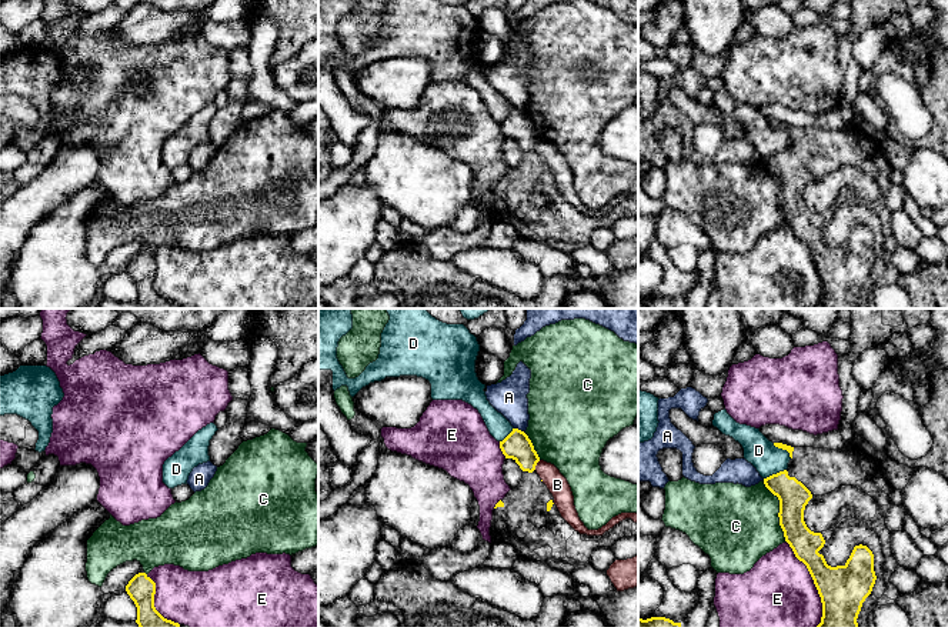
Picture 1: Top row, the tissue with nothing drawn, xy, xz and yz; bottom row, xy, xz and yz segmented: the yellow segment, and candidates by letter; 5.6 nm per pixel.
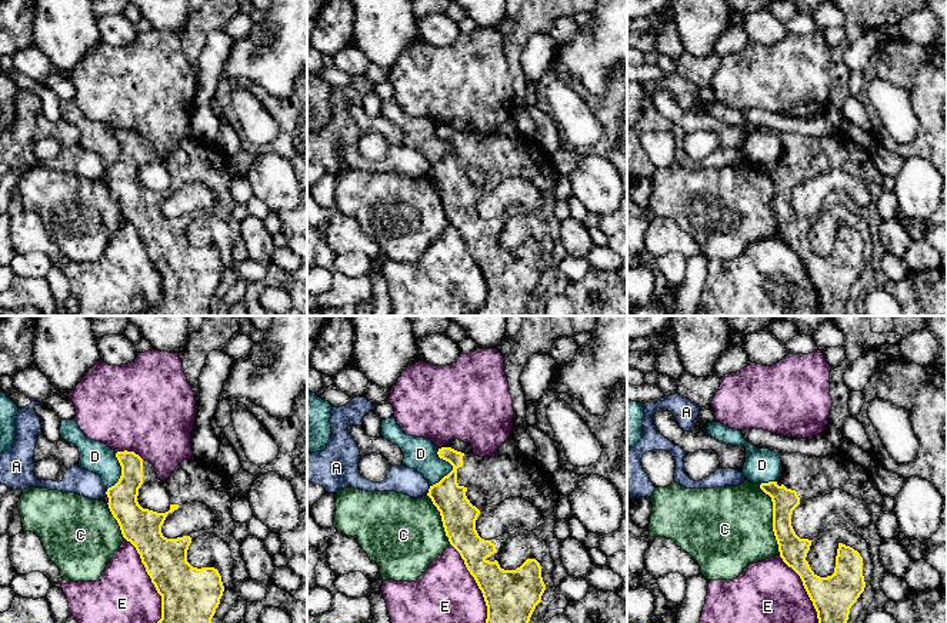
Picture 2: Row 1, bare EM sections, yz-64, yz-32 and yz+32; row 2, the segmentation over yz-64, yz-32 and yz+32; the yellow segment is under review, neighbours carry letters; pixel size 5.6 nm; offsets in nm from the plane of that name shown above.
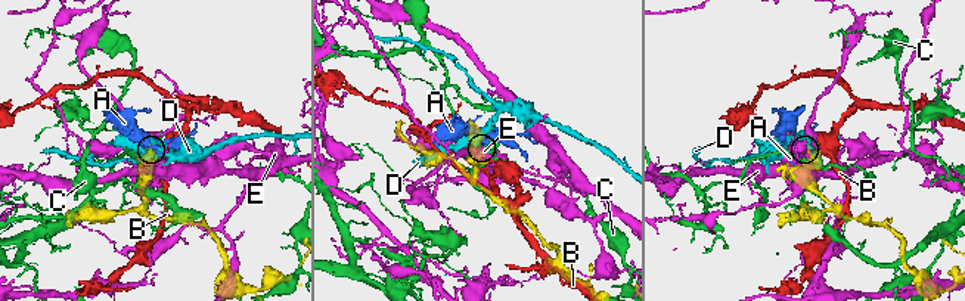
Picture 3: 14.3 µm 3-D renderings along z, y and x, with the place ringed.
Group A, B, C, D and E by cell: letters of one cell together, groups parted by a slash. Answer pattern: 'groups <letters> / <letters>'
groups A / B / C / D / E

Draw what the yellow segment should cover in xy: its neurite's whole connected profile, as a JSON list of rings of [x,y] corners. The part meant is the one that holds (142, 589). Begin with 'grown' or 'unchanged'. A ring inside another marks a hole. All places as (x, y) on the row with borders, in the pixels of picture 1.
unchanged; [[[136,574],[126,591],[137,607],[138,627],[180,627],[178,623],[164,618],[154,607],[156,583],[146,574]]]

